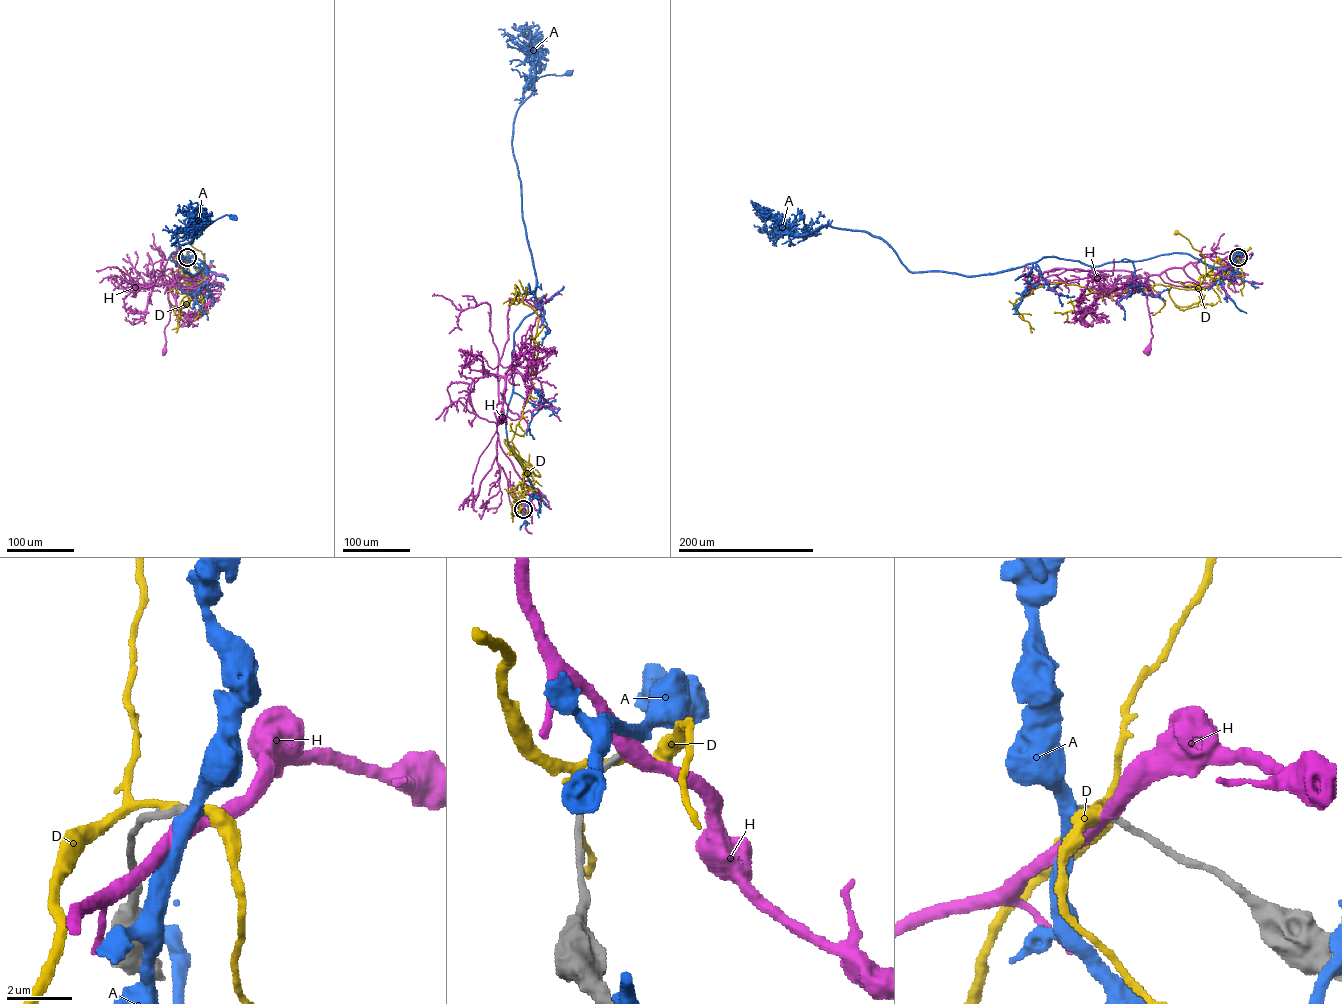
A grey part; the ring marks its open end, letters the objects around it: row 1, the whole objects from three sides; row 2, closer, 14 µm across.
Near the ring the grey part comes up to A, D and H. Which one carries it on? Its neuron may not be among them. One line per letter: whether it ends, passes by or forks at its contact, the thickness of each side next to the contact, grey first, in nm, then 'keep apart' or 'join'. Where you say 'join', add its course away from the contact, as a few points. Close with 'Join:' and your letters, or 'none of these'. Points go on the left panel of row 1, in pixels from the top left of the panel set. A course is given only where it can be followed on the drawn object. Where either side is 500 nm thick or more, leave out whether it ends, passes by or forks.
A: it passes by; 240 nm thick on the grey side, 420 nm on the other; keep apart
D: it passes by; 300 nm thick on the grey side, 240 nm on the other; keep apart
H: it passes by; 280 nm thick on the grey side, 460 nm on the other; keep apart
Join: none of these

